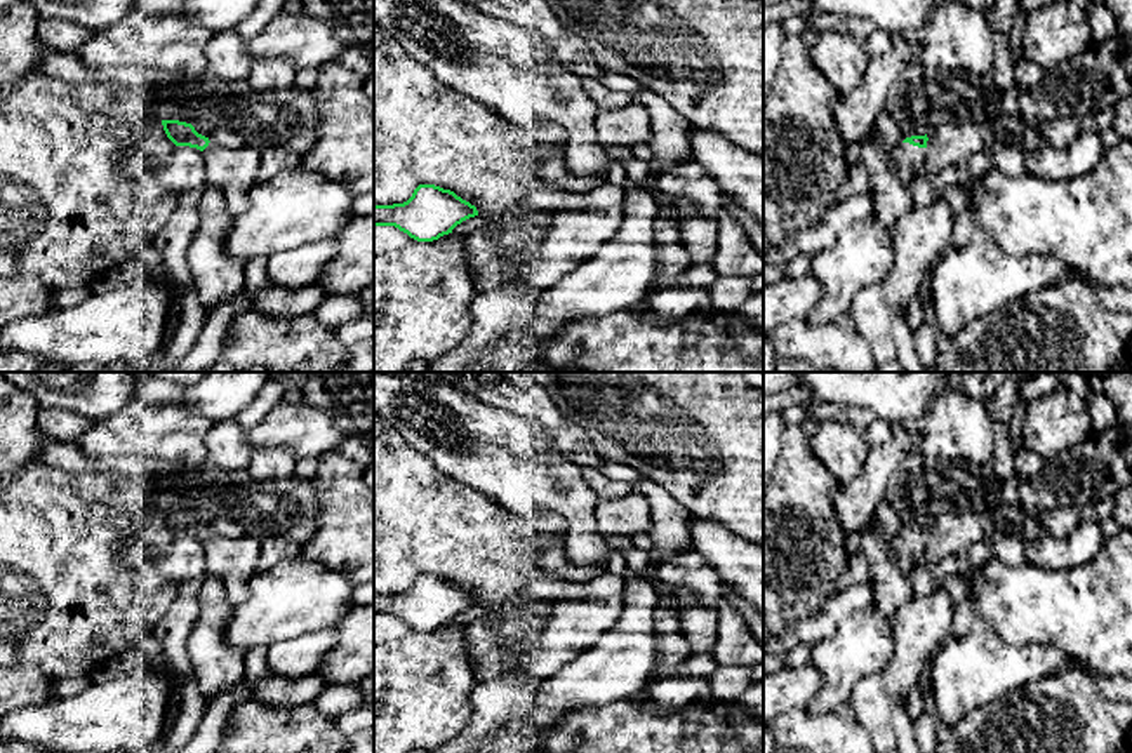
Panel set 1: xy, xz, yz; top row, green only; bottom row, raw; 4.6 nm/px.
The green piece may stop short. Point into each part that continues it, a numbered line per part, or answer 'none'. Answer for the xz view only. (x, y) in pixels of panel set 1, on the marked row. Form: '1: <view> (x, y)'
none

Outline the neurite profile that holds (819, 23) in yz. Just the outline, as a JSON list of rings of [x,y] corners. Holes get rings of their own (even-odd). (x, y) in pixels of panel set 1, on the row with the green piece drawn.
[[[814,14],[809,21],[809,28],[814,33],[849,33],[864,42],[869,35],[869,26],[864,21],[843,14]]]

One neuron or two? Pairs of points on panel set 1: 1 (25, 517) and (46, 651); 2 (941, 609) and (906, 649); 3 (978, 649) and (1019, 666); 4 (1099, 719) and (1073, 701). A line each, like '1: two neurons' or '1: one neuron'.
1: one neuron
2: one neuron
3: one neuron
4: one neuron

